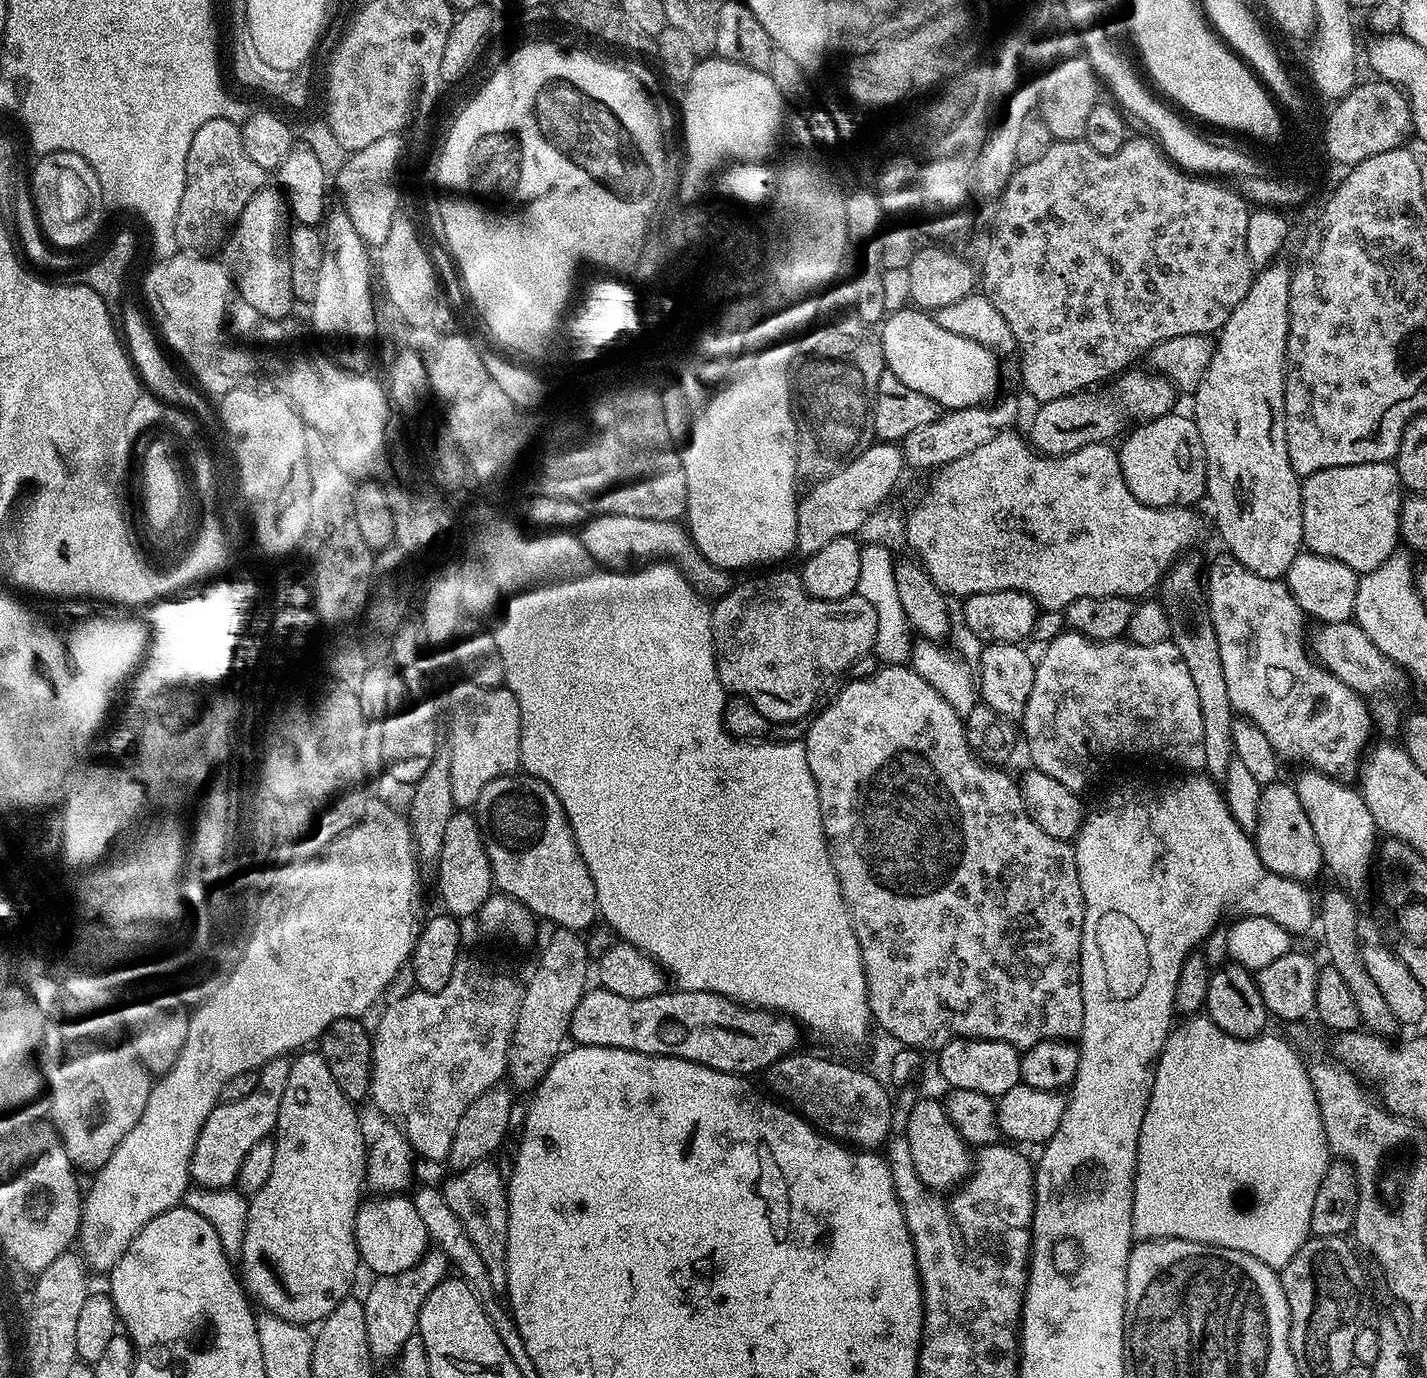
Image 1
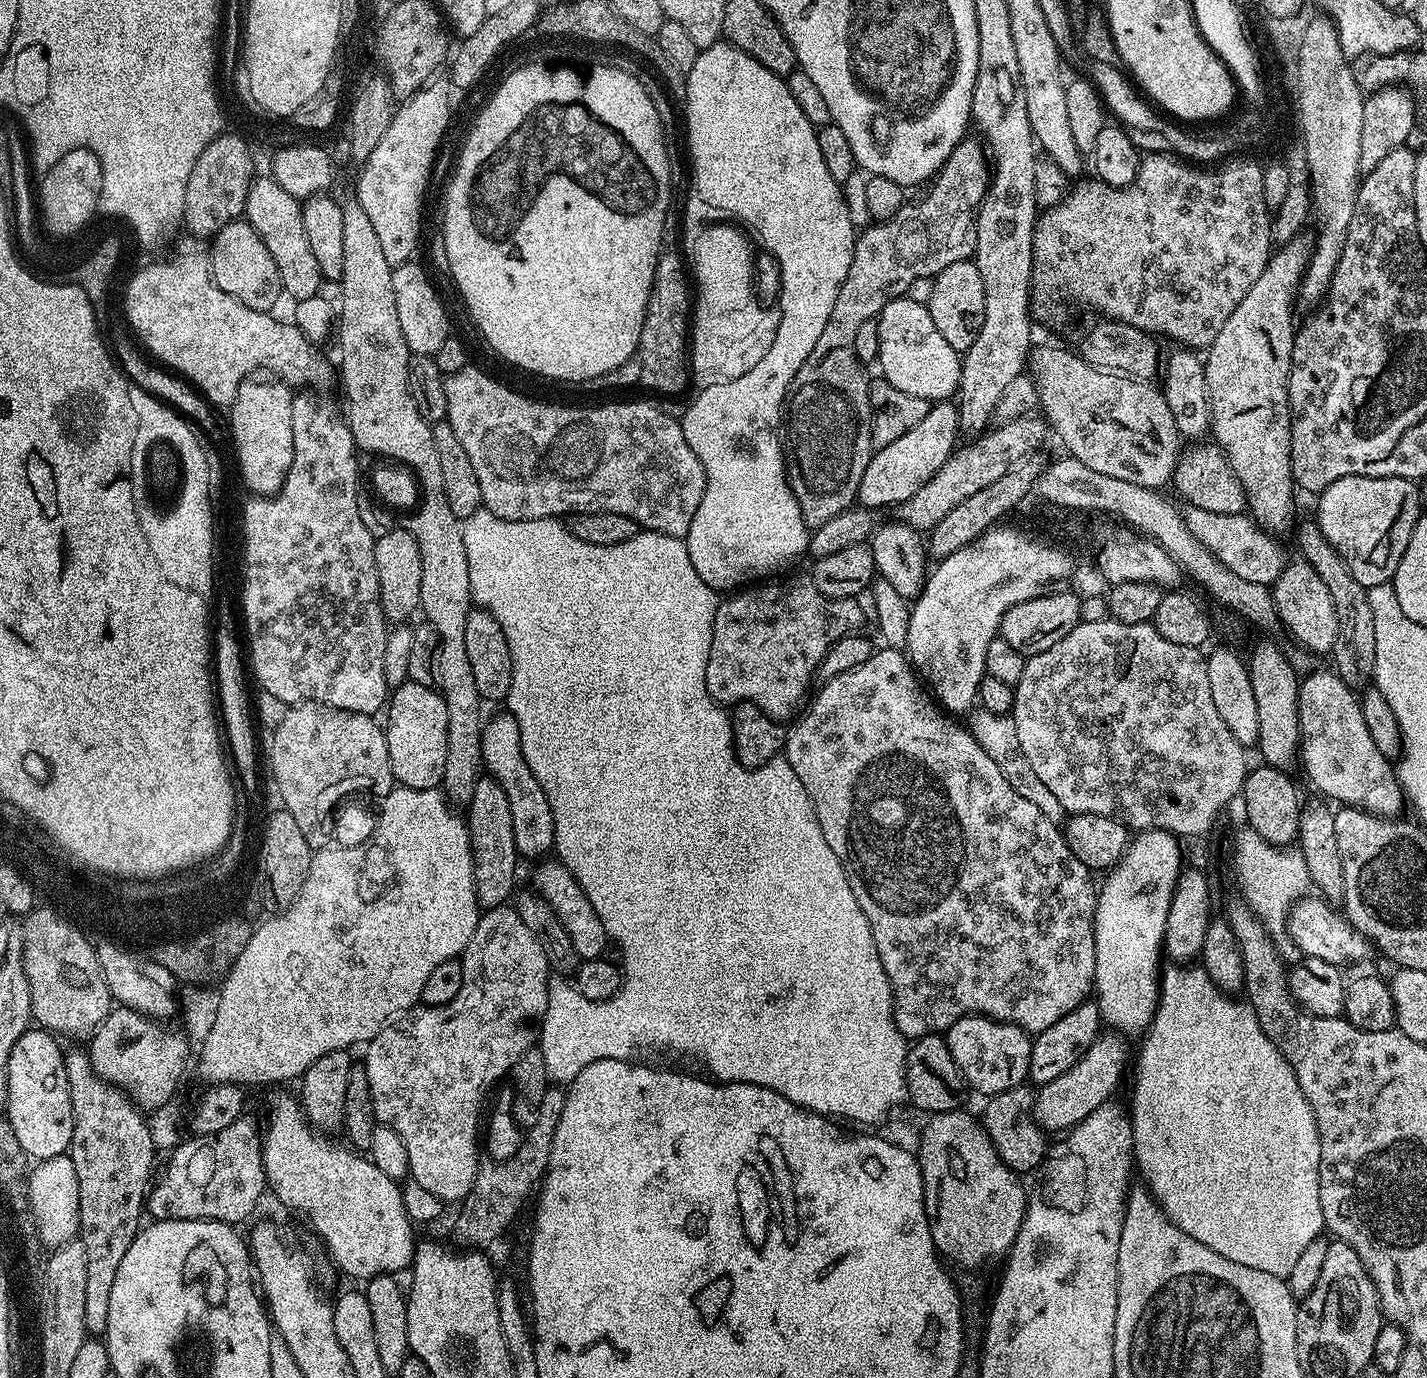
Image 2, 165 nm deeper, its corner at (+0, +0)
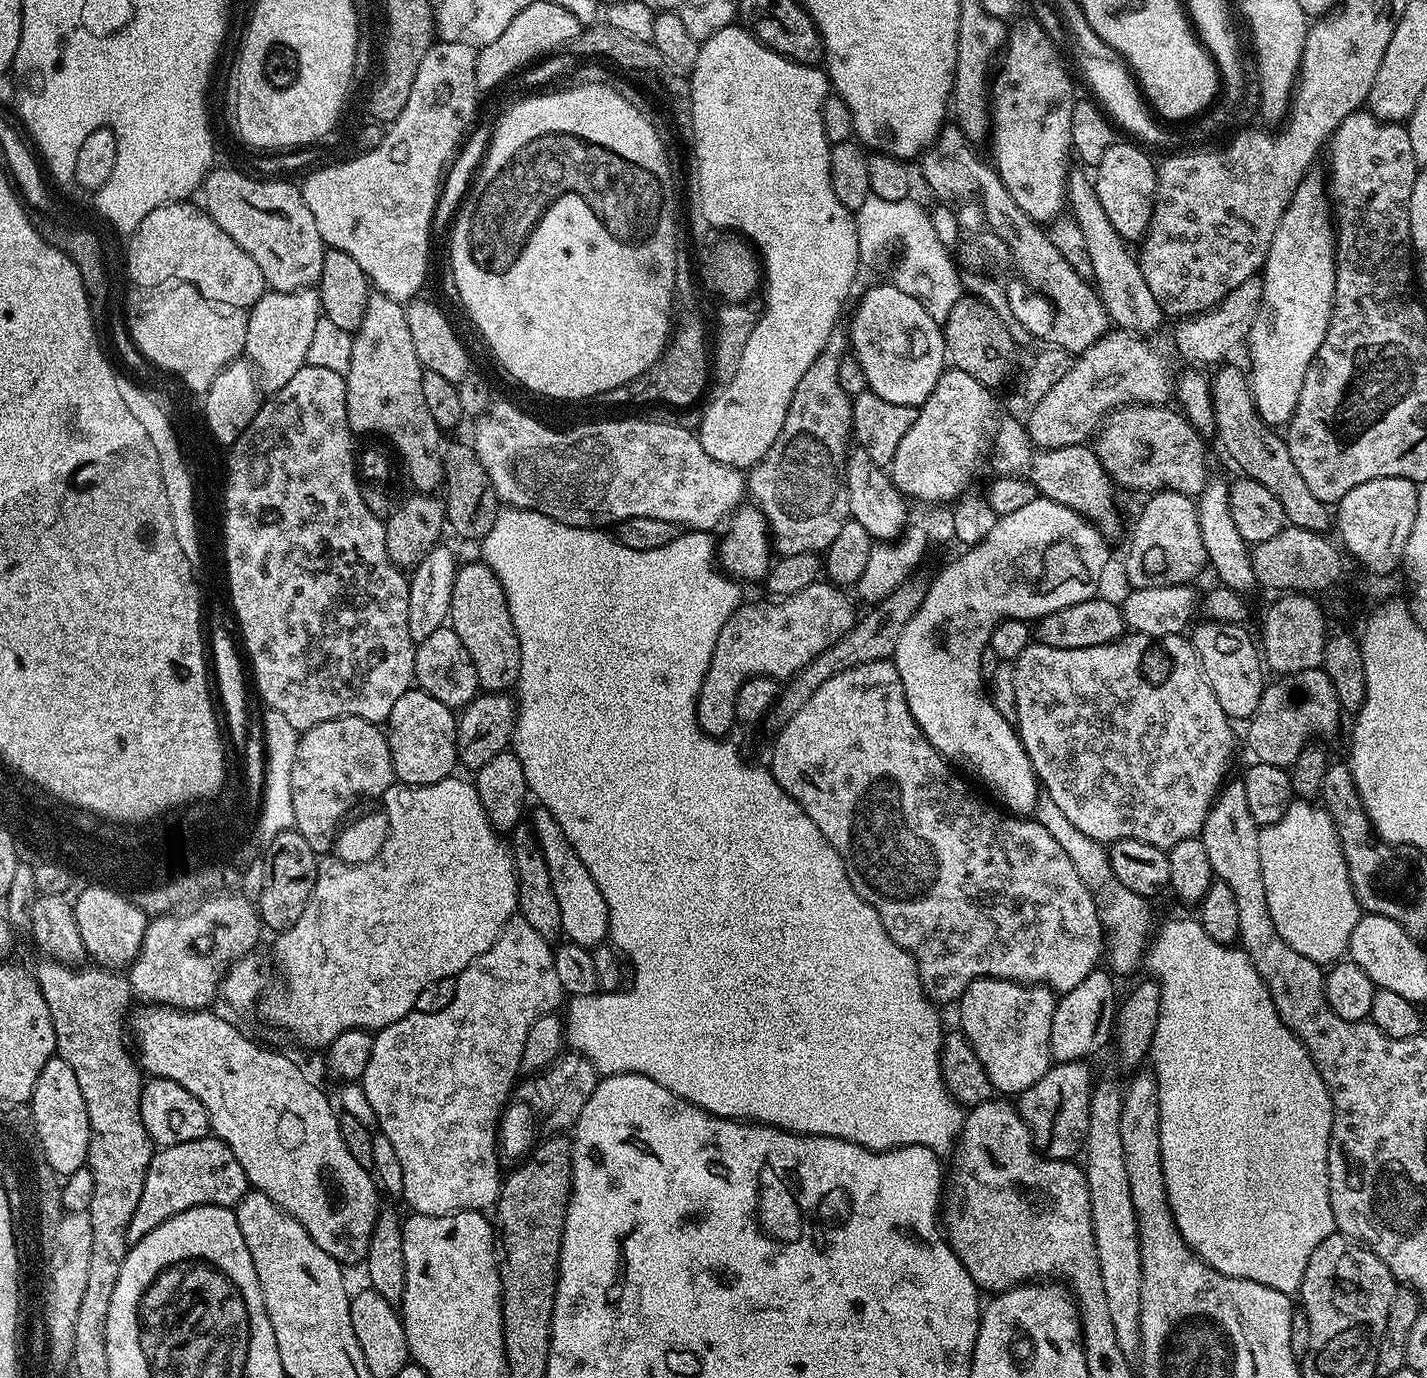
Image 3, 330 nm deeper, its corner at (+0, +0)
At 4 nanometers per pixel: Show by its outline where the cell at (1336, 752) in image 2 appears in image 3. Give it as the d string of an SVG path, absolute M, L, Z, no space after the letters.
M1323 667L1289 672L1265 687L1254 714L1246 724L1248 748L1259 763L1291 769L1304 745L1313 738L1330 735L1339 726L1340 716L1342 709L1338 694L1334 694L1334 682L1330 682Z

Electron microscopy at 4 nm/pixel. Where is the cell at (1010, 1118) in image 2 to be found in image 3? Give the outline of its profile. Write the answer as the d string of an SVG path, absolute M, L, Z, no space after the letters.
M1053 1063L1034 1086L1019 1093L1020 1117L1032 1135L1032 1142L1051 1160L1072 1160L1081 1155L1084 1139L1088 1133L1088 1107L1094 1087L1094 1075L1087 1063Z

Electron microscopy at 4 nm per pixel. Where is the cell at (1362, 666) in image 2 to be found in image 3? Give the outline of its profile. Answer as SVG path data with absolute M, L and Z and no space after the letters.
M1227 364L1217 367L1216 377L1213 375L1210 380L1216 423L1215 439L1220 439L1225 454L1240 467L1239 471L1243 475L1262 482L1262 486L1266 486L1266 490L1270 490L1270 494L1278 498L1278 502L1282 504L1285 521L1291 527L1327 533L1334 524L1329 505L1314 498L1314 493L1306 487L1302 474L1294 467L1294 458L1290 458L1287 439L1281 433L1280 436L1276 433L1279 431L1265 424L1256 412L1250 380L1245 369L1243 372L1238 365Z

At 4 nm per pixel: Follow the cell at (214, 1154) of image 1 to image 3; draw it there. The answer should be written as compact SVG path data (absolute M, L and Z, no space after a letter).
M209 1134L194 1142L182 1142L178 1146L153 1151L152 1161L146 1170L146 1182L142 1186L142 1198L130 1226L126 1230L129 1245L137 1244L150 1230L162 1226L170 1218L198 1206L232 1208L250 1191L250 1185L238 1158L230 1154L230 1146Z

